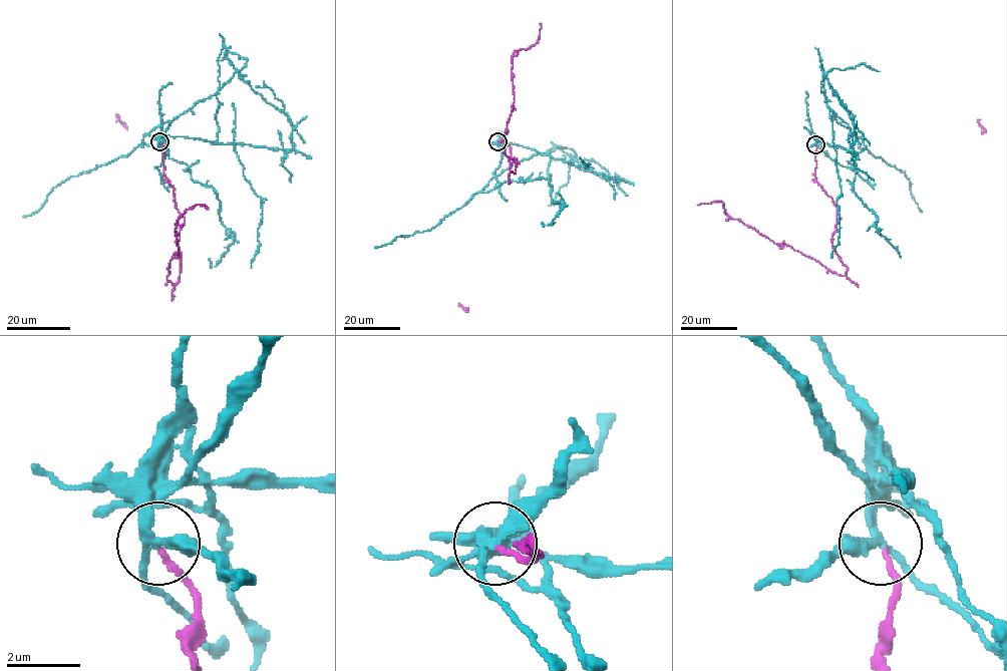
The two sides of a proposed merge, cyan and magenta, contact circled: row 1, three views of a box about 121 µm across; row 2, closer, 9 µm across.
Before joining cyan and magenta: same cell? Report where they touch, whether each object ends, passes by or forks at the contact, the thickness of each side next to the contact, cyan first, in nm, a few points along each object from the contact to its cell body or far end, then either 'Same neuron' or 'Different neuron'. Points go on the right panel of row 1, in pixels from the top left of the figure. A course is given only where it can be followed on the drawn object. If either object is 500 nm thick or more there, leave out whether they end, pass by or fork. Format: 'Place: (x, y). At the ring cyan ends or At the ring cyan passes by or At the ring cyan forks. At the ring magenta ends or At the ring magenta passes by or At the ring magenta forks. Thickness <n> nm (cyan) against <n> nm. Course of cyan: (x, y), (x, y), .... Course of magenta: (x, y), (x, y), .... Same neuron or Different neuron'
Place: (815, 144). At the ring cyan forks. At the ring magenta ends. Thickness 220 nm (cyan) against 130 nm. Course of cyan: (815, 143), (852, 151), (856, 138), (820, 58), (827, 105), (866, 145), (856, 195), (897, 249). Course of magenta: (816, 144), (815, 180), (836, 208), (831, 246), (847, 268), (844, 276), (731, 219), (721, 201), (697, 205). Different neuron

